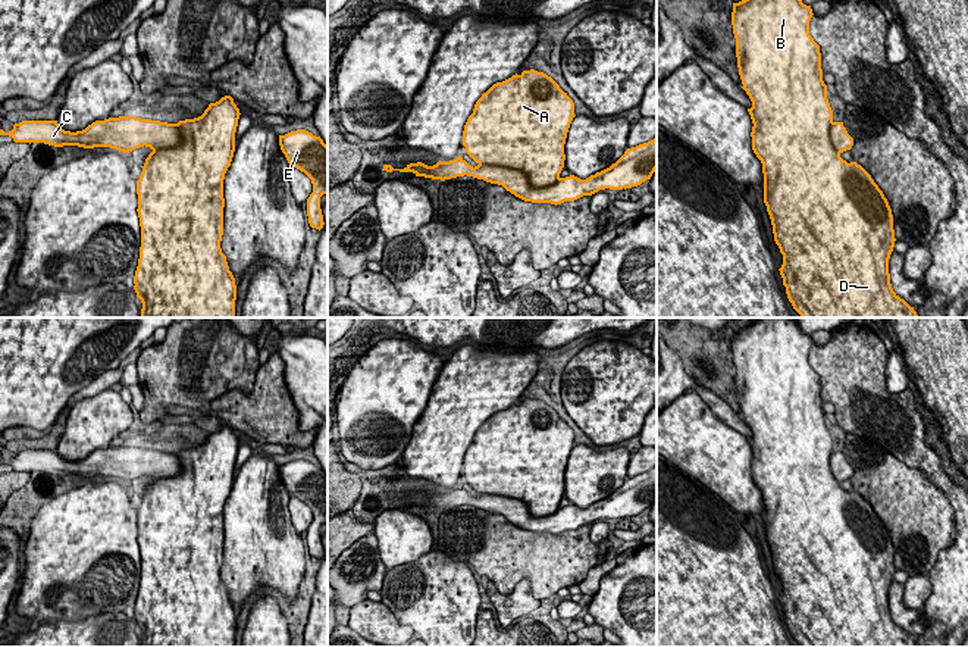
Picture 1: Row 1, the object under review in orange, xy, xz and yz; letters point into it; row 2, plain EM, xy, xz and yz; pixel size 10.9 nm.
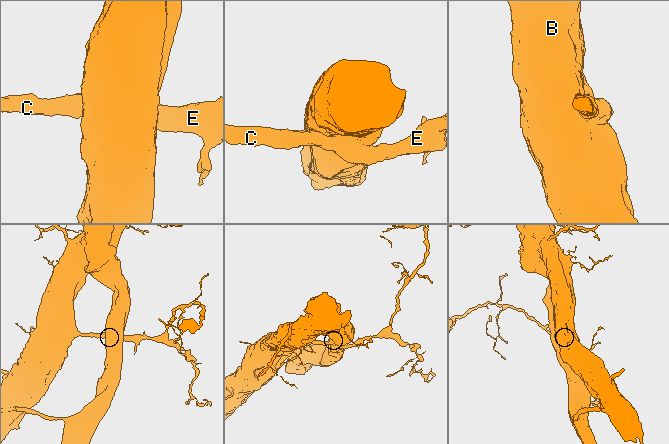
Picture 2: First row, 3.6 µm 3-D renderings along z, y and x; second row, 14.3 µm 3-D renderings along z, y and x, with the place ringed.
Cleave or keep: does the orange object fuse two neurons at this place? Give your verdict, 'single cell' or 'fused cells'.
fused cells

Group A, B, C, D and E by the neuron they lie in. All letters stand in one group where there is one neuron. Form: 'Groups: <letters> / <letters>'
Groups: A B D / C E

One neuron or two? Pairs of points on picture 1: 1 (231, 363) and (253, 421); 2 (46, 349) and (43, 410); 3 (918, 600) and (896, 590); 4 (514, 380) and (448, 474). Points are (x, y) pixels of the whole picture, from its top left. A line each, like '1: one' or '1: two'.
1: two
2: one
3: two
4: one

